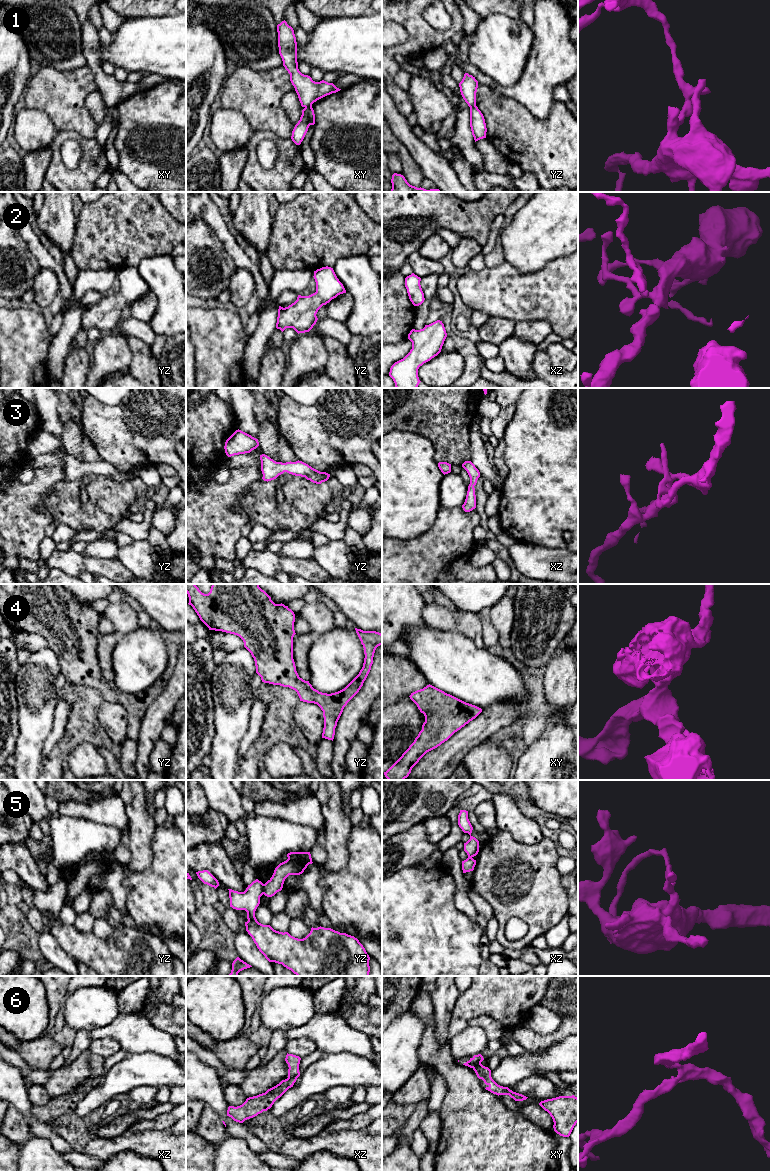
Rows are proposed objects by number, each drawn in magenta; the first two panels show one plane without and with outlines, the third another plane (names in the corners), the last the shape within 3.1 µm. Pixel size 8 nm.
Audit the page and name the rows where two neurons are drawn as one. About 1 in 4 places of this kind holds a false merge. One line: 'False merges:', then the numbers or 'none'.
False merges: 1, 5

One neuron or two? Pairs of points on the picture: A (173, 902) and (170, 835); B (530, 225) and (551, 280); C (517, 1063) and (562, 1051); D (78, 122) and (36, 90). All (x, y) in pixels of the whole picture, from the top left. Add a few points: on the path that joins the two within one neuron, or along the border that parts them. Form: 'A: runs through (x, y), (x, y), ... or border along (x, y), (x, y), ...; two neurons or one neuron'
A: runs through (173, 885), (172, 852); one neuron
B: border along (567, 256), (552, 259), (541, 268), (523, 274); two neurons
C: runs through (528, 1063), (551, 1061); one neuron
D: runs through (68, 112), (46, 91); one neuron

